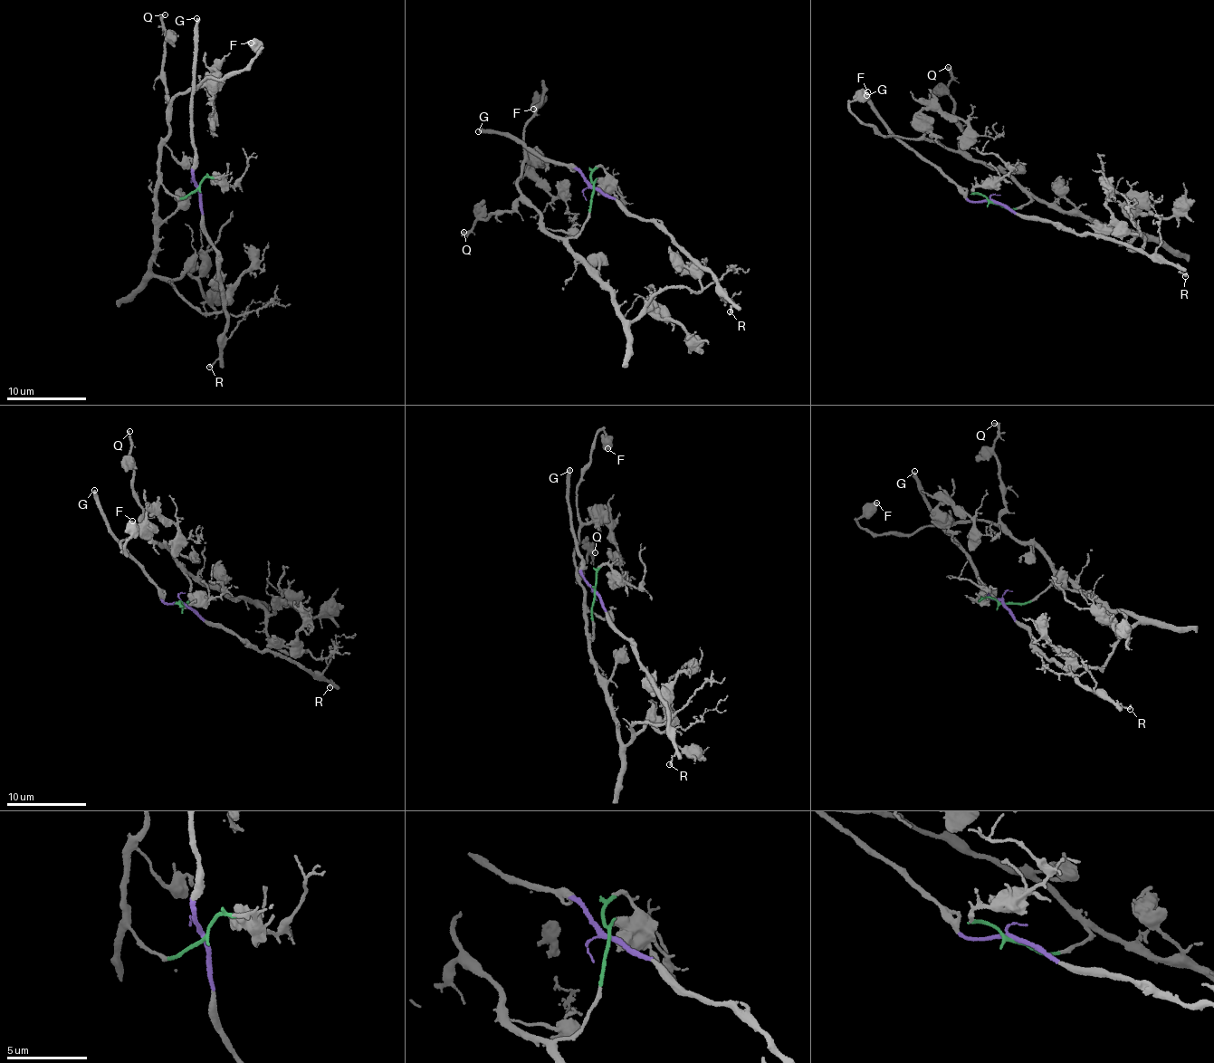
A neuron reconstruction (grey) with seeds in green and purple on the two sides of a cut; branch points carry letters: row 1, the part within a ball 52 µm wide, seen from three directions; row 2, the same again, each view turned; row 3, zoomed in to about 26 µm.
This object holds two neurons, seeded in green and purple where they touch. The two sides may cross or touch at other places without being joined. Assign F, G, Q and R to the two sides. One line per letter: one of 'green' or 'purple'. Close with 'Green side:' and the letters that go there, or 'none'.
F: green
G: purple
Q: green
R: purple
Green side: F, Q

